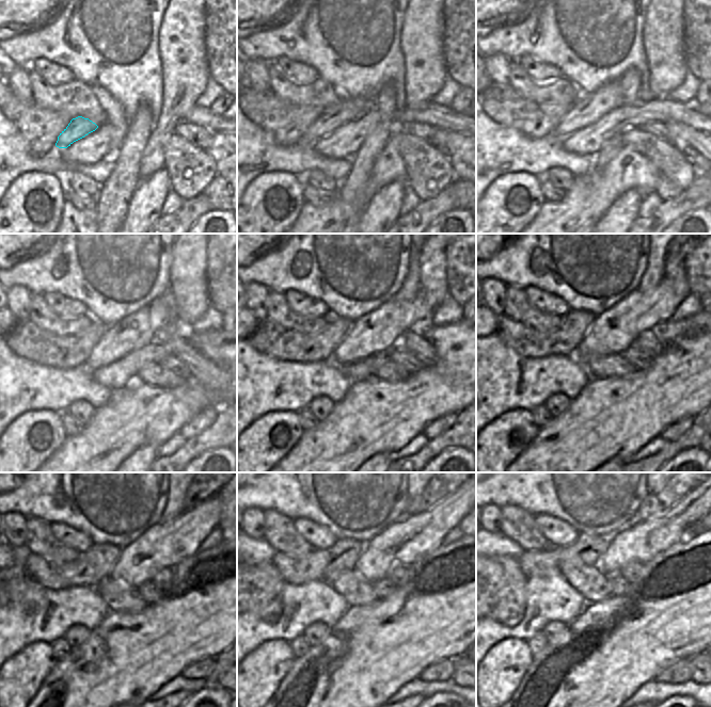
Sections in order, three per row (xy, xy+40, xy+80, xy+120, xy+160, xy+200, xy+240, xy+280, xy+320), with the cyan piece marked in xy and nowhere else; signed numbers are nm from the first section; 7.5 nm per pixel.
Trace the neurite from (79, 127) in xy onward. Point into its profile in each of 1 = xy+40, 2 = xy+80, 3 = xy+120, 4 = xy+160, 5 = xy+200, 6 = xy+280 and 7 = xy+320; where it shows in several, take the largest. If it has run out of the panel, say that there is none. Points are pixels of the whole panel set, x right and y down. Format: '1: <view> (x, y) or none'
1: xy+40 (350, 109)
2: xy+80 (589, 107)
3: xy+120 (139, 328)
4: xy+160 (379, 330)
5: xy+200 (615, 330)
6: xy+280 (410, 536)
7: xy+320 (641, 543)

